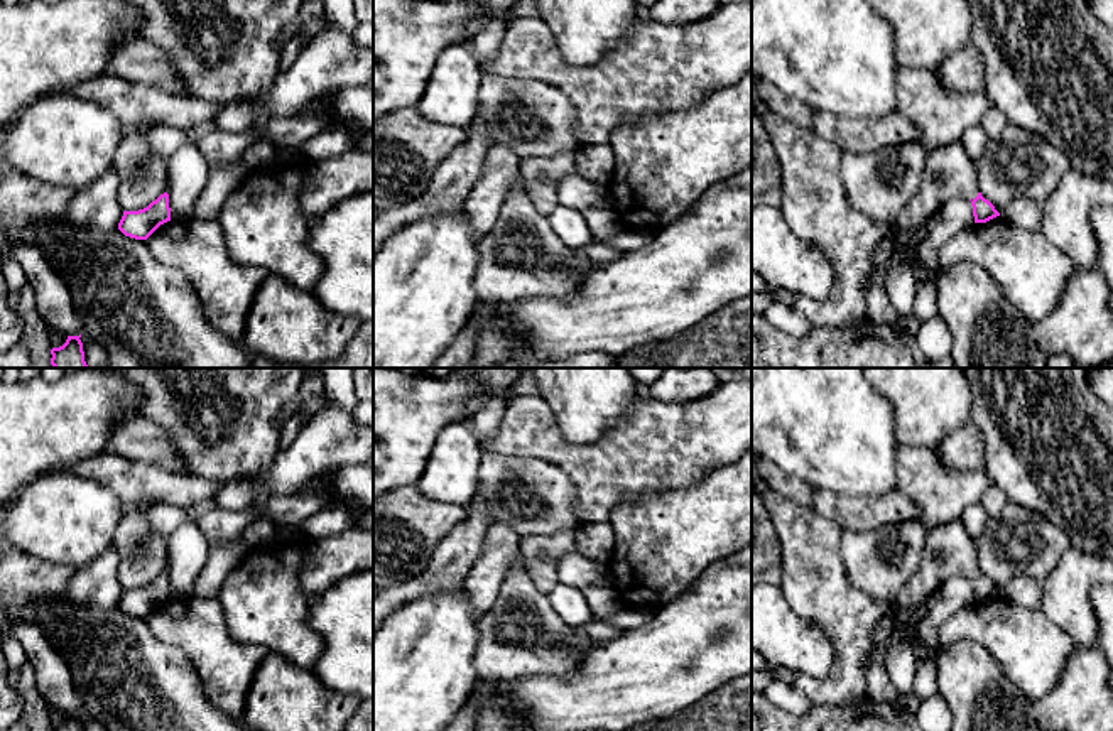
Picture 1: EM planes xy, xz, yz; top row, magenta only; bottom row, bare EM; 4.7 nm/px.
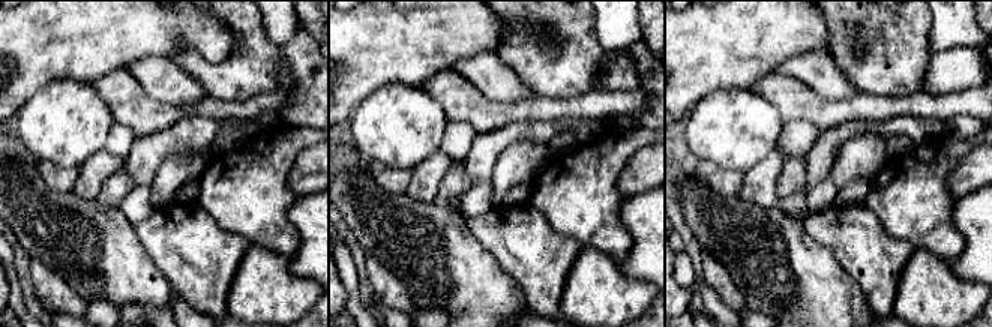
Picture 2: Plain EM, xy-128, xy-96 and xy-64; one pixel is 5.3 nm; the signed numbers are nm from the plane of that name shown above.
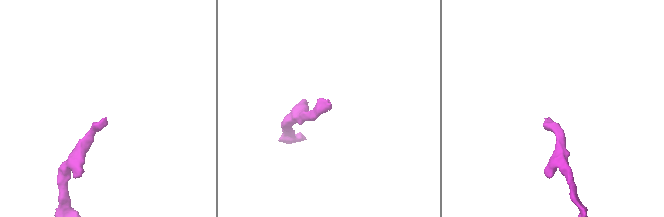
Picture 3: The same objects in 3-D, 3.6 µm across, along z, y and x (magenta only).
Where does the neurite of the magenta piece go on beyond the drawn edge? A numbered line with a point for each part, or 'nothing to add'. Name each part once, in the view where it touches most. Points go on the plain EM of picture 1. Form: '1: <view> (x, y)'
1: yz (948, 549)

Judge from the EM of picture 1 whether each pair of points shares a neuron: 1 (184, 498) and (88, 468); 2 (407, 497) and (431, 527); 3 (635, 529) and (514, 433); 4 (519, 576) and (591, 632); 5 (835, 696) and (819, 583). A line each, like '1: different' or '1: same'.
1: same
2: same
3: different
4: different
5: same

